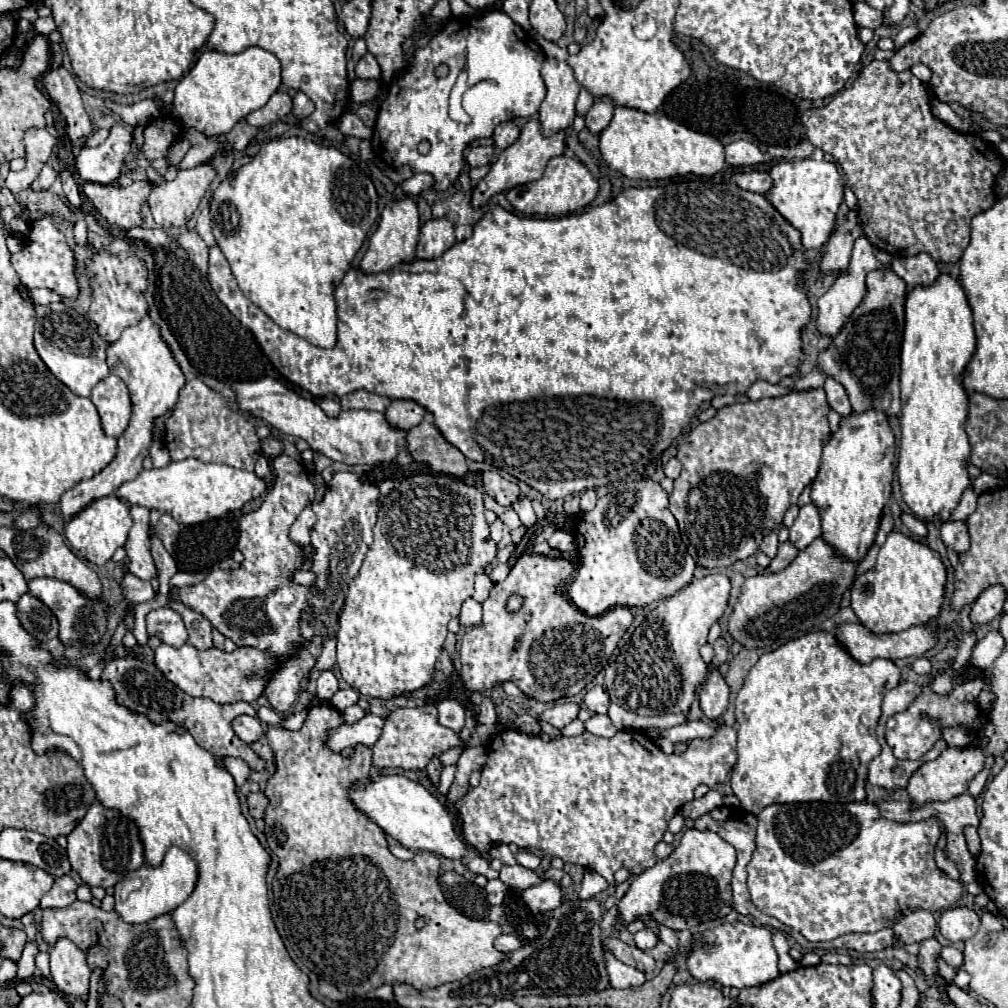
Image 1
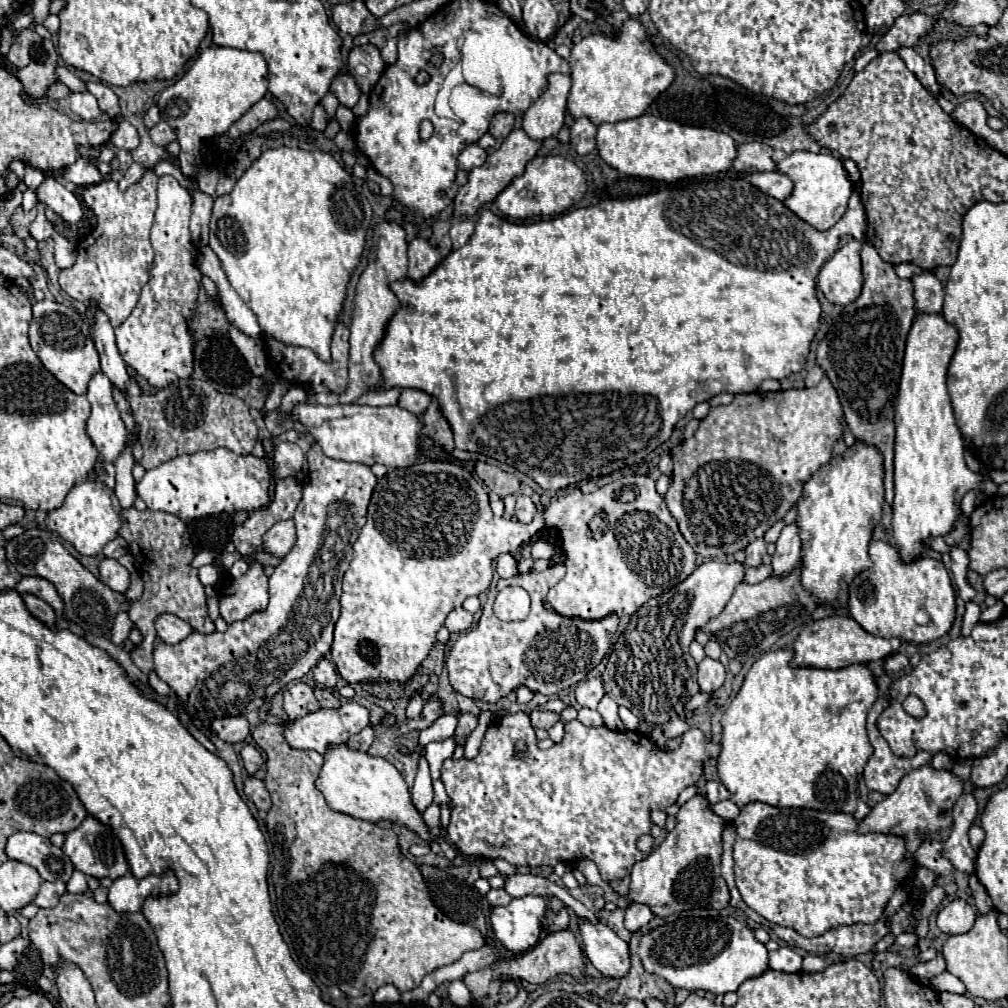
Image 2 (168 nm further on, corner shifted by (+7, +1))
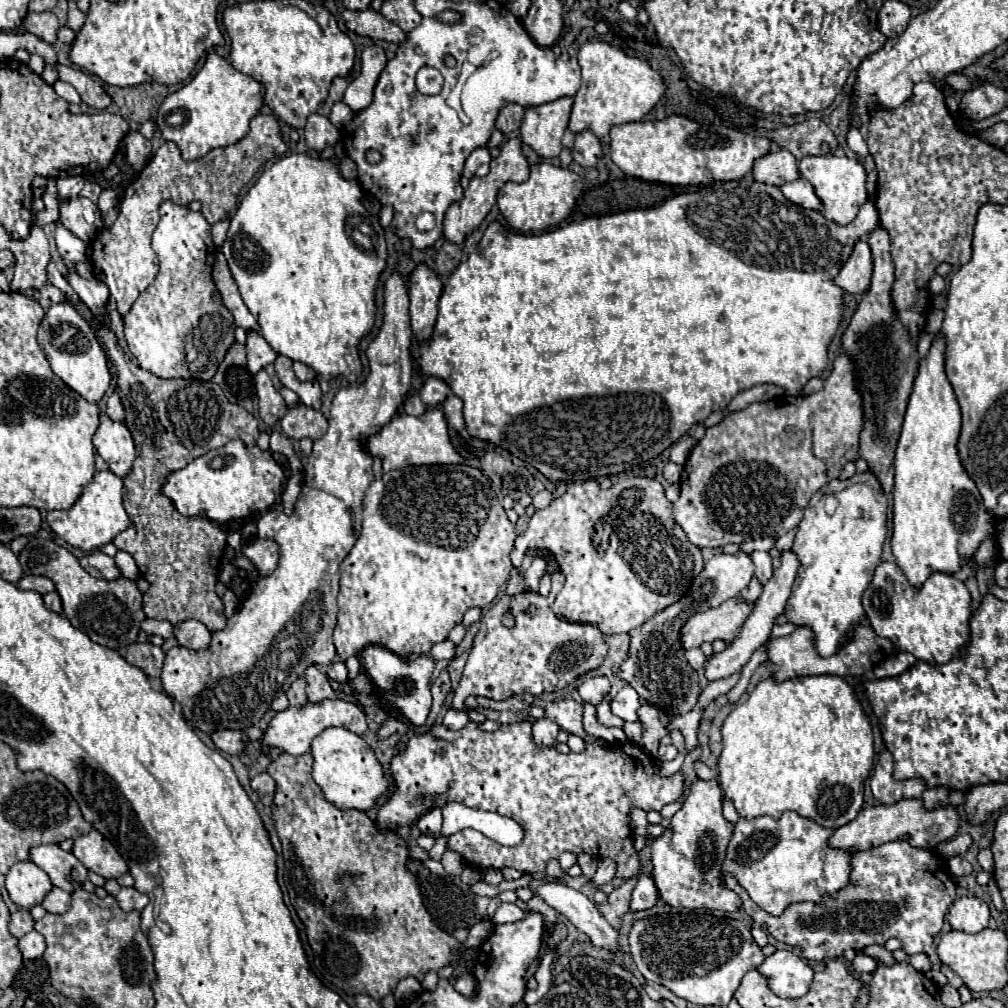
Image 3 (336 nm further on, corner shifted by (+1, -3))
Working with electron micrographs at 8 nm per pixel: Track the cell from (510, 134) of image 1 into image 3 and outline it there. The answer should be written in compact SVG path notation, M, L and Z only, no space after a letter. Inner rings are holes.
M508 103L506 107L500 109L500 115L498 115L498 121L496 121L496 127L508 135L512 131L516 131L524 119L524 107L520 107L518 103Z

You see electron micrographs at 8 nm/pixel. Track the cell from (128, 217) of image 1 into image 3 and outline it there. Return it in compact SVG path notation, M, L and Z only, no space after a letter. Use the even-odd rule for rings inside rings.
M256 115L250 123L250 133L242 141L230 147L212 149L198 161L184 161L180 157L180 149L172 141L164 143L142 169L142 175L126 189L114 225L104 229L102 235L90 245L94 275L108 285L118 313L126 315L138 295L152 285L158 273L158 255L150 245L150 237L158 225L158 207L162 201L176 201L178 205L200 201L202 215L210 225L214 225L228 219L236 211L238 195L242 187L252 181L256 171L286 149L288 145L282 141L280 125L274 115Z

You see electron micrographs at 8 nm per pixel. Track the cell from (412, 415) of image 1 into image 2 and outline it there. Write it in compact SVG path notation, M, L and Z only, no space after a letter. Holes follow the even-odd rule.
M404 389L402 391L402 397L398 399L398 405L410 413L418 413L422 415L424 409L428 407L428 403L432 401L432 397L424 391L418 391L418 389Z

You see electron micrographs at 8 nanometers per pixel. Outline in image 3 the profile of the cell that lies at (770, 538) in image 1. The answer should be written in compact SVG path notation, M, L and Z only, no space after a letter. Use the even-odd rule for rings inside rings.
M754 551L754 553L752 553L752 561L754 561L754 565L756 565L754 577L756 577L762 585L766 585L768 579L772 577L772 559L770 559L770 555L768 555L768 553L762 553L762 551Z

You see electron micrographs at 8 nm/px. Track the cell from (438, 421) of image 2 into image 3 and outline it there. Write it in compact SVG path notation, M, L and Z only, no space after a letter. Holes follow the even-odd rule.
M450 395L450 397L444 401L442 411L444 411L444 415L446 415L446 421L448 421L448 427L450 427L450 429L460 431L460 429L464 427L464 417L462 417L462 401L460 401L460 397Z

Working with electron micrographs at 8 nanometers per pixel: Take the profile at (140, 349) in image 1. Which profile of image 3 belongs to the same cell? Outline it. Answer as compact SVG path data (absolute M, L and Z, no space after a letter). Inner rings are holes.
M164 201L160 205L160 223L152 235L152 247L160 257L160 271L156 281L140 293L132 309L124 315L124 335L130 353L136 357L142 369L152 371L162 379L182 377L210 381L216 375L220 361L234 343L234 317L216 297L216 285L212 281L212 265L216 259L216 245L212 243L210 223L200 211L190 211L184 205Z

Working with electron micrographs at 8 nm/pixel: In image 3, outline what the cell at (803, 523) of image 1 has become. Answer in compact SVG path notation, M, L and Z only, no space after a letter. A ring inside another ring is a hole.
M792 551L782 553L782 565L780 565L778 569L774 569L774 575L772 575L772 579L764 585L762 595L752 603L752 611L750 611L750 615L746 617L744 625L740 627L738 637L736 637L734 641L730 641L728 647L726 647L722 653L716 653L716 655L710 657L710 663L706 665L706 677L708 677L708 681L724 679L724 677L728 677L728 675L732 675L732 673L736 673L736 671L740 671L740 669L748 663L748 659L752 657L752 653L754 653L760 645L764 645L764 643L768 641L770 631L772 631L772 627L774 627L774 619L784 613L786 601L788 601L790 591L792 591L792 583L794 583L794 579L796 579L796 569L798 569L798 565L800 565L800 563L798 563L798 559L796 559L796 555L794 555Z

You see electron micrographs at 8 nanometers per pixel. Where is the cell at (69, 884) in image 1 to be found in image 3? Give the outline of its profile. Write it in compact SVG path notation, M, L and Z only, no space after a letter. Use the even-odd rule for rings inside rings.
M54 887L42 901L42 907L48 911L48 913L66 913L68 907L72 903L72 897L68 891L64 889L58 889Z

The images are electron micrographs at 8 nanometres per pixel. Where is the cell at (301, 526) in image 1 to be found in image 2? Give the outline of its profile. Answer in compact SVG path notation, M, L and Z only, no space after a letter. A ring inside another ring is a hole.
M280 521L264 535L262 549L272 555L284 557L294 547L294 537L296 537L294 521Z

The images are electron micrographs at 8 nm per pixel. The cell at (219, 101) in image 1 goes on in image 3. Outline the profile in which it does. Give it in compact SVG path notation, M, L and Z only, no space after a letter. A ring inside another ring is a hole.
M208 53L204 67L180 91L168 95L158 107L156 127L166 141L174 141L186 161L204 157L210 149L228 147L248 135L248 123L262 107L264 89L252 77L236 71L224 57Z

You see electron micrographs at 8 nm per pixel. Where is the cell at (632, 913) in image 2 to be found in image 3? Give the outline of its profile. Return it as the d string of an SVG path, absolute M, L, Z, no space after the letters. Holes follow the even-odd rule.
M648 871L638 875L638 883L636 883L634 891L632 891L630 909L632 911L650 909L650 907L654 907L656 899L658 899L658 893L656 893L656 883L652 881L652 875Z

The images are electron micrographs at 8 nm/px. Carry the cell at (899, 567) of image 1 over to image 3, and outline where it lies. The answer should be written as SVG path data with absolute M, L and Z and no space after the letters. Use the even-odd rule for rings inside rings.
M882 561L878 565L874 579L862 597L866 617L880 637L890 639L898 649L912 653L918 661L932 663L932 665L944 665L944 663L952 661L954 657L960 655L960 649L968 645L968 641L970 641L970 623L968 621L972 615L970 601L972 599L970 599L966 585L962 581L958 581L954 575L932 573L920 589L912 589L912 585L908 583L908 579L900 571L900 567L896 563L888 563L888 561Z

